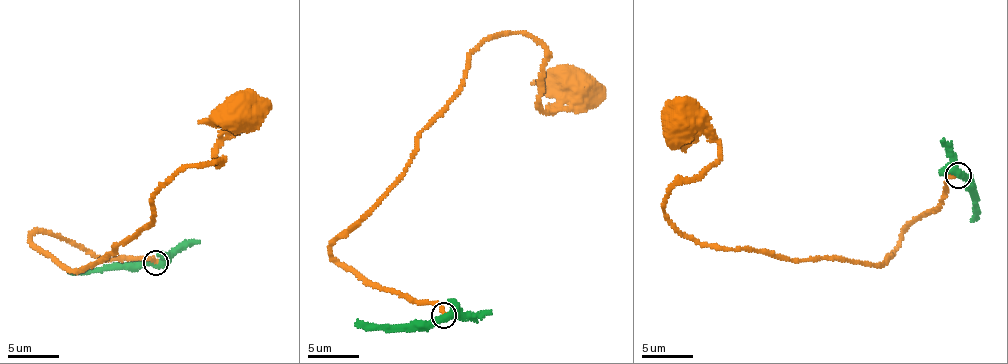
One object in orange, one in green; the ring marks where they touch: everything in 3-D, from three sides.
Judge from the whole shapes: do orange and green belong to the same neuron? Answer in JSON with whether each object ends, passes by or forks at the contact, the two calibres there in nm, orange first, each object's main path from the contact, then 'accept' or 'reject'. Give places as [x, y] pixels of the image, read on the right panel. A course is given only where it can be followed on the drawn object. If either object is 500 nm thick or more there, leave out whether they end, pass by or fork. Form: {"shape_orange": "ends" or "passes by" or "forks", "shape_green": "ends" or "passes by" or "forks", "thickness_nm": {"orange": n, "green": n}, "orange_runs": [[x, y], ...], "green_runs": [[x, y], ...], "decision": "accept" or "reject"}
{"shape_orange": "ends", "shape_green": "passes by", "thickness_nm": {"orange": 220, "green": 440}, "orange_runs": [[959, 176], [883, 263], [701, 245], [662, 206], [674, 182], [719, 159], [717, 142], [681, 113]], "green_runs": [[959, 176], [966, 181], [977, 214], [974, 220]], "decision": "reject"}

